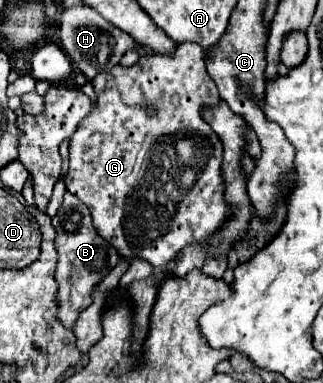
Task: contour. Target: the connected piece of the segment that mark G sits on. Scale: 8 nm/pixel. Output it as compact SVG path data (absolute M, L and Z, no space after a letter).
M191 42L179 44L171 54L145 56L129 68L117 66L101 72L93 78L93 86L97 106L69 138L67 192L91 210L99 236L109 240L121 258L141 258L153 266L165 266L183 246L217 232L231 214L223 198L223 146L211 126L201 118L201 106L215 106L221 100L215 82L205 72L203 48Z

